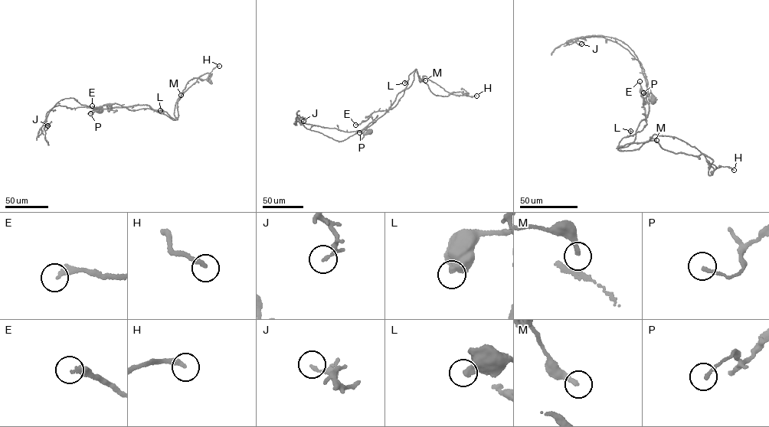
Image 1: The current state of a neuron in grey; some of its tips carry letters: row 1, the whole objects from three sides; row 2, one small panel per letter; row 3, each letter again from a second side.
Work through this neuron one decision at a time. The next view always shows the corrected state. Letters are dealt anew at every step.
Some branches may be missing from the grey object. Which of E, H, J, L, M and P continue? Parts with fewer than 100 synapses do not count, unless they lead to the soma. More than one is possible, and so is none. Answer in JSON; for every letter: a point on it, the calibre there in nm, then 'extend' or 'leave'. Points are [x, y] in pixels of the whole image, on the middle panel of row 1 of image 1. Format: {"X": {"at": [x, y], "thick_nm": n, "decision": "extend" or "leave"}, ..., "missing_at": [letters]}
{"E": {"at": [355, 125], "thick_nm": 300, "decision": "leave"}, "H": {"at": [476, 96], "thick_nm": 240, "decision": "leave"}, "J": {"at": [303, 121], "thick_nm": 110, "decision": "leave"}, "L": {"at": [404, 83], "thick_nm": 400, "decision": "leave"}, "M": {"at": [425, 80], "thick_nm": 240, "decision": "leave"}, "P": {"at": [359, 132], "thick_nm": 180, "decision": "leave"}, "missing_at": []}

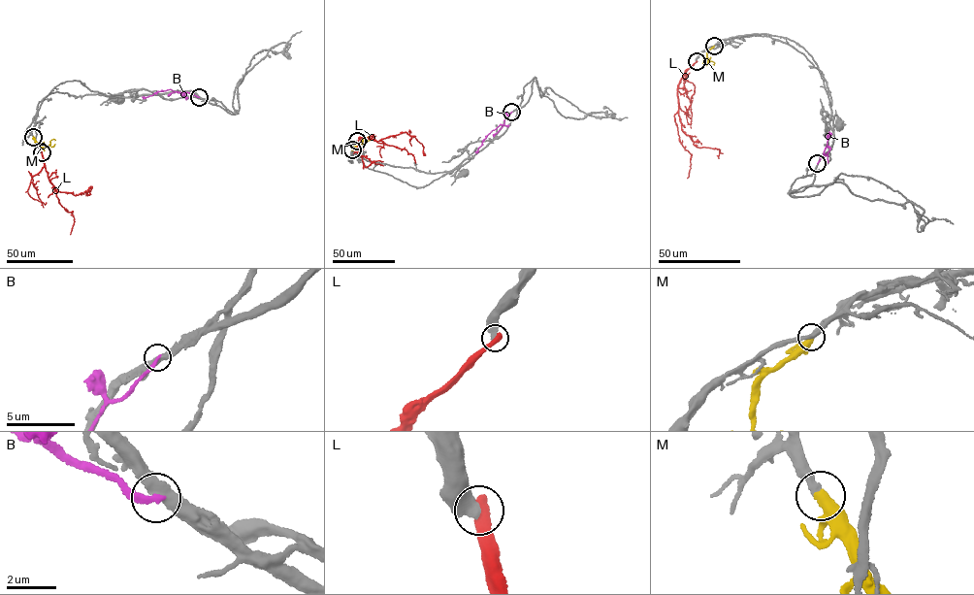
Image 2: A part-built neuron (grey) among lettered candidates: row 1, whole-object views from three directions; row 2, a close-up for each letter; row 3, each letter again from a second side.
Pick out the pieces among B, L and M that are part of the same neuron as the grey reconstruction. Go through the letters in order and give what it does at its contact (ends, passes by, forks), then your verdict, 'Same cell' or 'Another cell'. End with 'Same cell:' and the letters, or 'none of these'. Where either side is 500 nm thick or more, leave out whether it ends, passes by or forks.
B: It ends there. Another cell
L: Another cell
M: Same cell
Same cell: M

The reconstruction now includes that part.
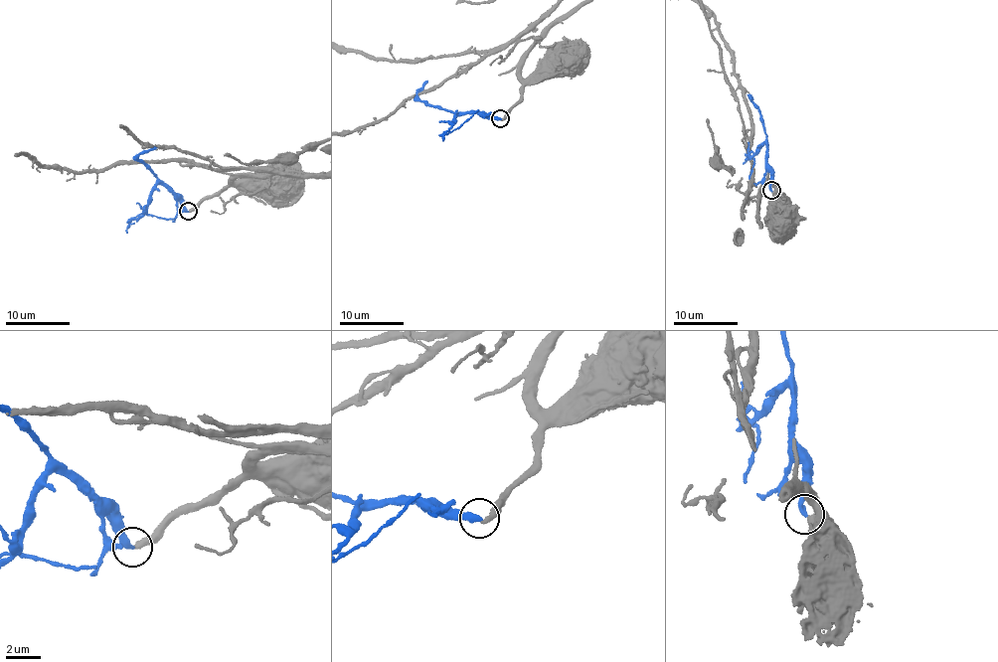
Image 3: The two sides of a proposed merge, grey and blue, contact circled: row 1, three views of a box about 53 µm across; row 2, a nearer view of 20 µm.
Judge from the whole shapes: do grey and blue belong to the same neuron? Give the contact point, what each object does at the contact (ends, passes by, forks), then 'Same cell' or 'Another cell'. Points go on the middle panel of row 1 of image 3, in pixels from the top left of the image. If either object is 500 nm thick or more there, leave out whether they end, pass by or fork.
Place: (500, 118). At the ring grey ends. At the ring blue ends. Same cell

